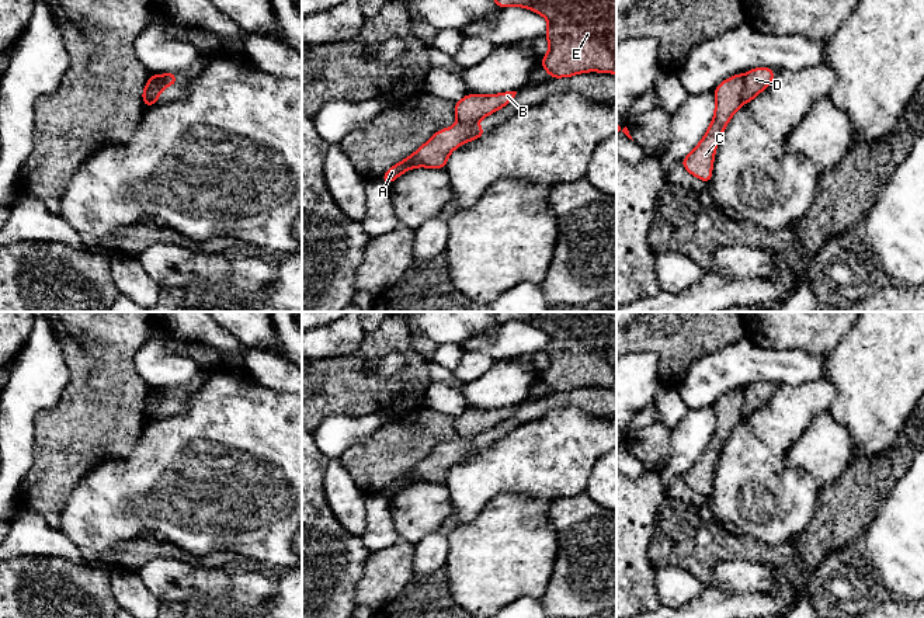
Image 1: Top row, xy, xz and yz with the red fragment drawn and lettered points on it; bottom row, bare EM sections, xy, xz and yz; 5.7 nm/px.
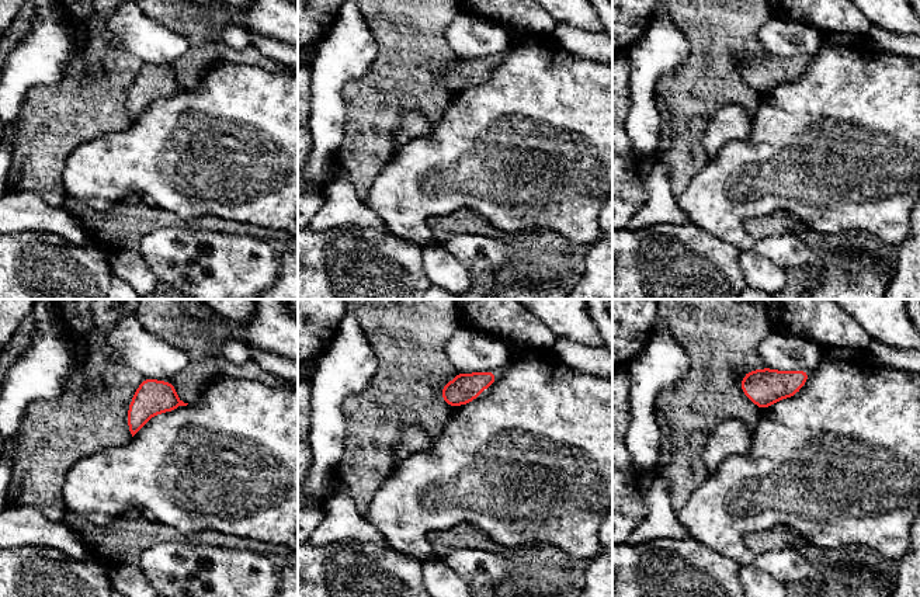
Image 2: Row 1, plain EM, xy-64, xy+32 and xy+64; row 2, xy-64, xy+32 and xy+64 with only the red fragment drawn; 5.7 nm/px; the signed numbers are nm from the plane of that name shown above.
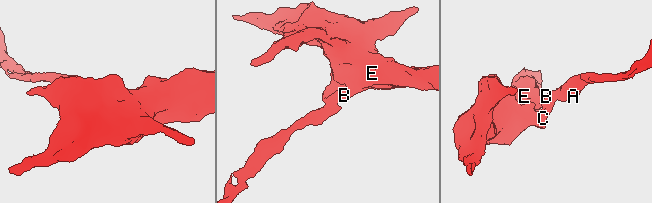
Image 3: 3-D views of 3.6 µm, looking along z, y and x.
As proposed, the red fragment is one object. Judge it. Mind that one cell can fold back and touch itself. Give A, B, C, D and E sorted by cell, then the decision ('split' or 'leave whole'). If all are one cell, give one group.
A D / B C E | split

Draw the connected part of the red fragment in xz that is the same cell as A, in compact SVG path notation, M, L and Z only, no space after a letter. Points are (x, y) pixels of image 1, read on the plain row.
M456 437L451 442L435 447L411 471L392 480L379 493L390 500L400 489L414 482L430 482L444 485L448 471L458 461L475 455L487 448L486 442L477 442L476 437Z

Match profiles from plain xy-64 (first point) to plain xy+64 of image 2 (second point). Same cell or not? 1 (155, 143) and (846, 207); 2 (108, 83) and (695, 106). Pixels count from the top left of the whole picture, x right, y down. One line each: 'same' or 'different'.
1: same
2: same

